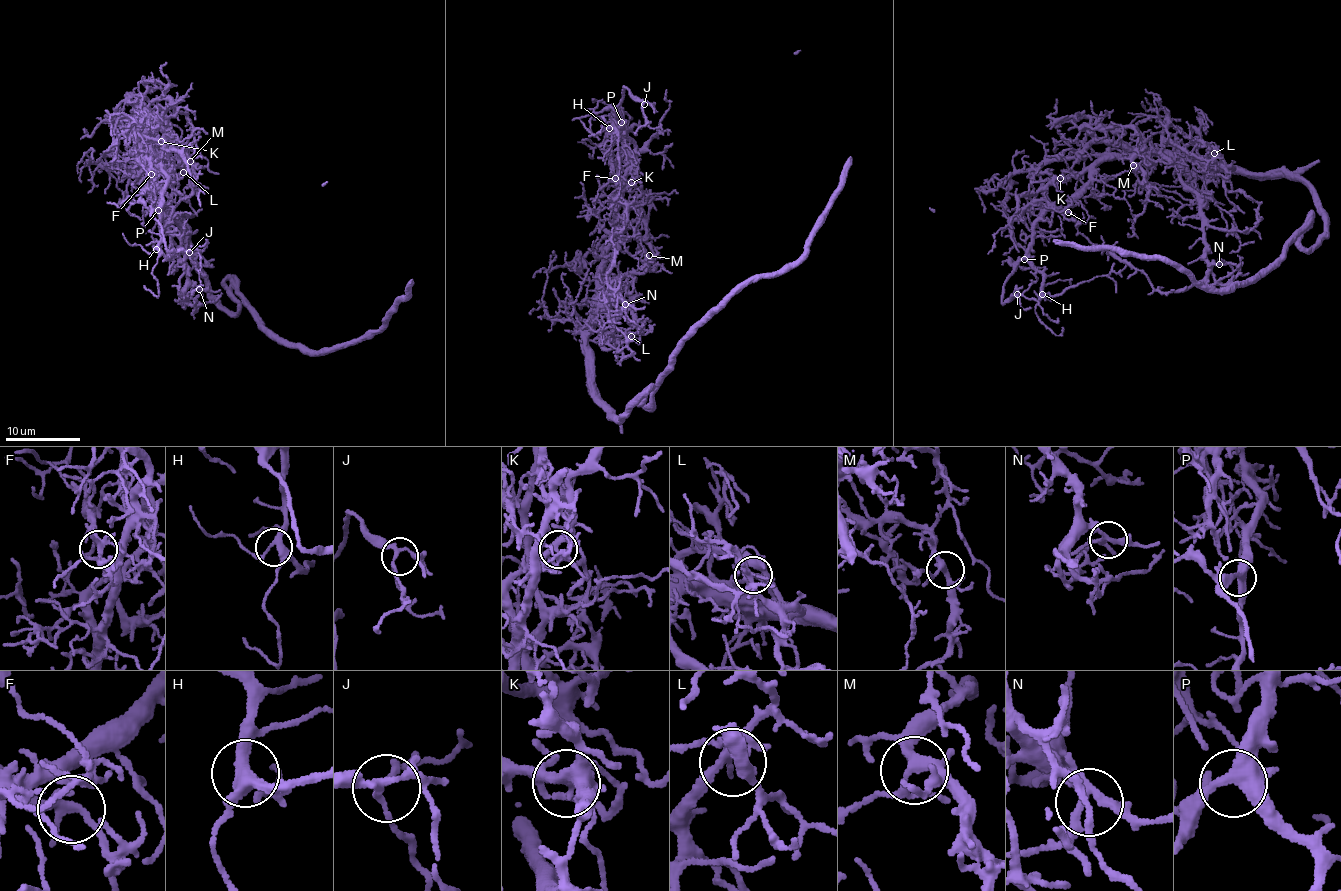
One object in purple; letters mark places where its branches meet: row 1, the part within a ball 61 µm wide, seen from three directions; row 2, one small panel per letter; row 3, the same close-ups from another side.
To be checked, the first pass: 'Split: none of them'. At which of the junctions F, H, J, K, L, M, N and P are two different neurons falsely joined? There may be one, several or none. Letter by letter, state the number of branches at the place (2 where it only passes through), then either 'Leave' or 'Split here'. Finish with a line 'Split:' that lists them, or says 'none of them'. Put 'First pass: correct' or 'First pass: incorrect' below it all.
F: Branches: 4. Leave
H: Branches: 3. Leave
J: Branches: 4. Leave
K: Branches: 5. Leave
L: Branches: 4. Leave
M: Branches: 5. Leave
N: Branches: 3. Leave
P: Branches: 3. Leave
Split: none of them
First pass: correct

